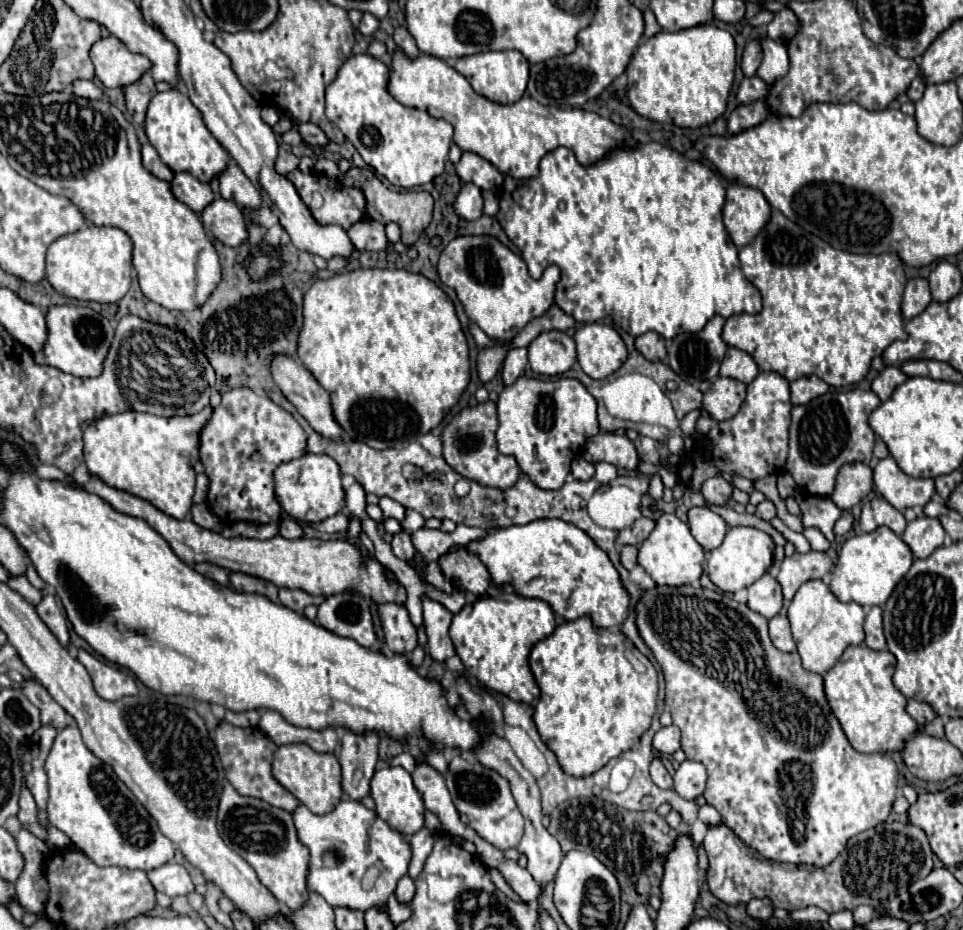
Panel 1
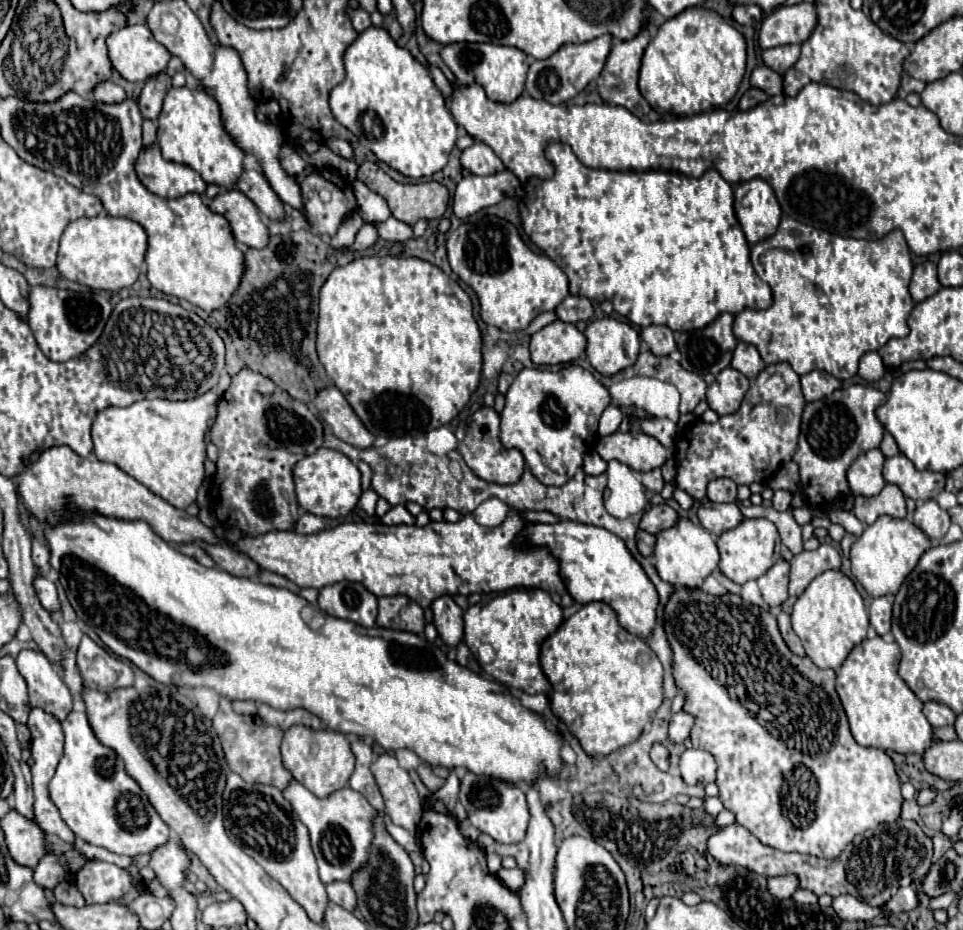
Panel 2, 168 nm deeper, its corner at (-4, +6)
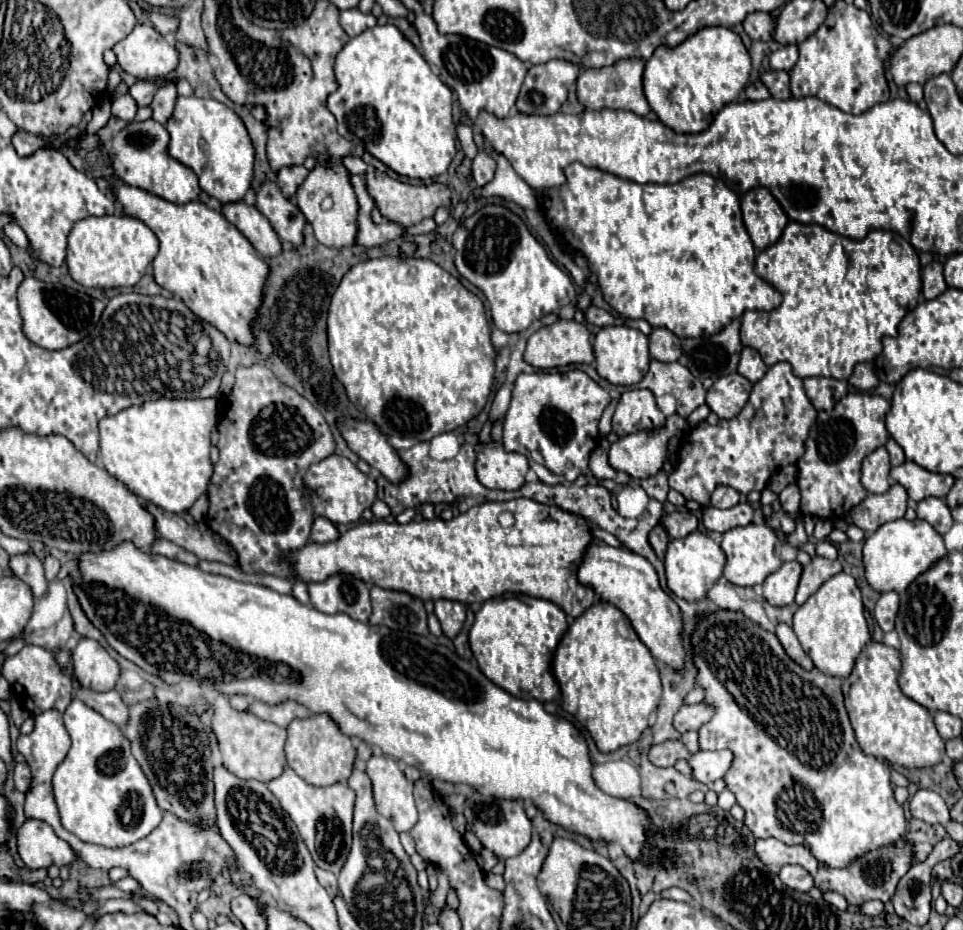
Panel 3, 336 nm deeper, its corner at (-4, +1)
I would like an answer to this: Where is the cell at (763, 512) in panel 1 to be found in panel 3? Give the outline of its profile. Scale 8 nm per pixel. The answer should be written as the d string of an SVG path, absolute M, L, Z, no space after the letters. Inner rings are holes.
M788 485L780 493L780 503L782 503L782 509L790 517L796 517L796 513L800 511L800 489L798 489L798 485Z

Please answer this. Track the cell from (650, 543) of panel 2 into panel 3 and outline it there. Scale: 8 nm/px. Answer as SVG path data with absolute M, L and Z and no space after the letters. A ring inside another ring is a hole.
M656 525L656 529L652 529L652 533L648 535L648 541L650 541L652 549L656 551L658 559L664 559L664 551L666 551L666 545L668 545L670 539L668 539L668 535L666 535L662 525Z

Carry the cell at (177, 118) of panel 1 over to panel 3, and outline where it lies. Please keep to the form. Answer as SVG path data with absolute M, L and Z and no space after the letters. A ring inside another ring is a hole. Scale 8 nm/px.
M194 95L178 97L166 129L170 133L168 155L194 169L202 191L220 203L240 201L246 195L252 181L254 149L244 123L232 109L216 99L198 99Z

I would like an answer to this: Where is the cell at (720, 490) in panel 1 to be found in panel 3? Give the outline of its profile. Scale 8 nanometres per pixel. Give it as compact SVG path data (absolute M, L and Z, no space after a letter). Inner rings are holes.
M718 485L716 491L712 493L712 499L710 499L710 505L712 507L718 507L718 509L728 509L728 507L734 507L736 503L740 503L740 493L736 493L736 489L732 487L726 487L726 485Z

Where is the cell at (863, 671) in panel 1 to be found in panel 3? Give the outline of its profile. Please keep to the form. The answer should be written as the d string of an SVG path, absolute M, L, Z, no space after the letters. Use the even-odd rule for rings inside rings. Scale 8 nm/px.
M870 641L858 655L852 673L844 679L844 703L856 733L856 741L866 755L882 757L902 767L930 767L944 757L944 739L938 735L932 713L906 697L898 687L902 663L900 651L884 643Z

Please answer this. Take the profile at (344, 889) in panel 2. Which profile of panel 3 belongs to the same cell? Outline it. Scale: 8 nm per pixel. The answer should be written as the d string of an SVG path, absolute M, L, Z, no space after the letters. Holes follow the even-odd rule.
M316 867L316 877L318 877L320 885L328 891L328 895L330 895L332 899L340 895L340 891L338 891L338 879L336 879L336 875L334 875L334 873L324 871L324 869L318 869L318 867Z

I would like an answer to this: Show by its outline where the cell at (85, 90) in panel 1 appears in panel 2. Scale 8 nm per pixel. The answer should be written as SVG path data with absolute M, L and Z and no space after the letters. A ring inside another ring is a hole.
M106 80L106 82L102 82L102 84L98 84L98 86L94 88L92 96L94 96L94 100L96 100L96 102L104 102L104 104L118 104L118 102L122 102L122 100L126 98L126 92L124 92L124 88L122 88L122 86L118 86L118 84L114 84L114 82Z

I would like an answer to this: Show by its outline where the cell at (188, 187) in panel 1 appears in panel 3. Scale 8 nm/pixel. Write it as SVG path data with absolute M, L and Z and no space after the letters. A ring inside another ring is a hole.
M154 119L128 125L124 131L120 131L112 139L112 145L108 151L114 157L114 171L126 185L144 189L144 191L158 195L170 203L184 205L188 201L196 201L200 195L198 177L192 169L178 163L176 159L172 159L166 153L168 139L170 139L170 135L166 131L166 127L156 123Z

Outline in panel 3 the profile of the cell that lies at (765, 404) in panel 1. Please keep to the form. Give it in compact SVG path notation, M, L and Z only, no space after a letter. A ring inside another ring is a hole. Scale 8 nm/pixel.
M776 363L754 383L750 399L738 417L718 425L702 421L690 431L680 449L678 465L668 475L670 487L700 505L708 505L718 485L730 485L742 495L762 491L780 467L792 465L802 457L804 439L814 421L816 409L804 393L802 379L792 375L788 363Z

